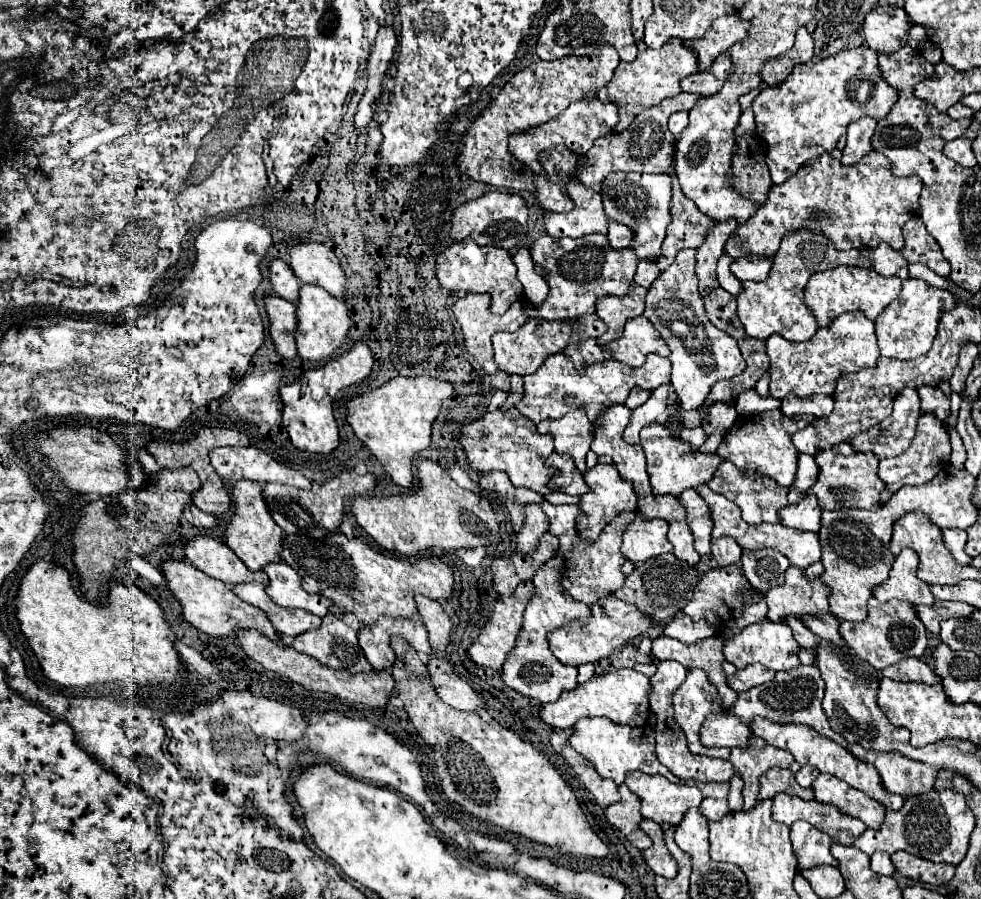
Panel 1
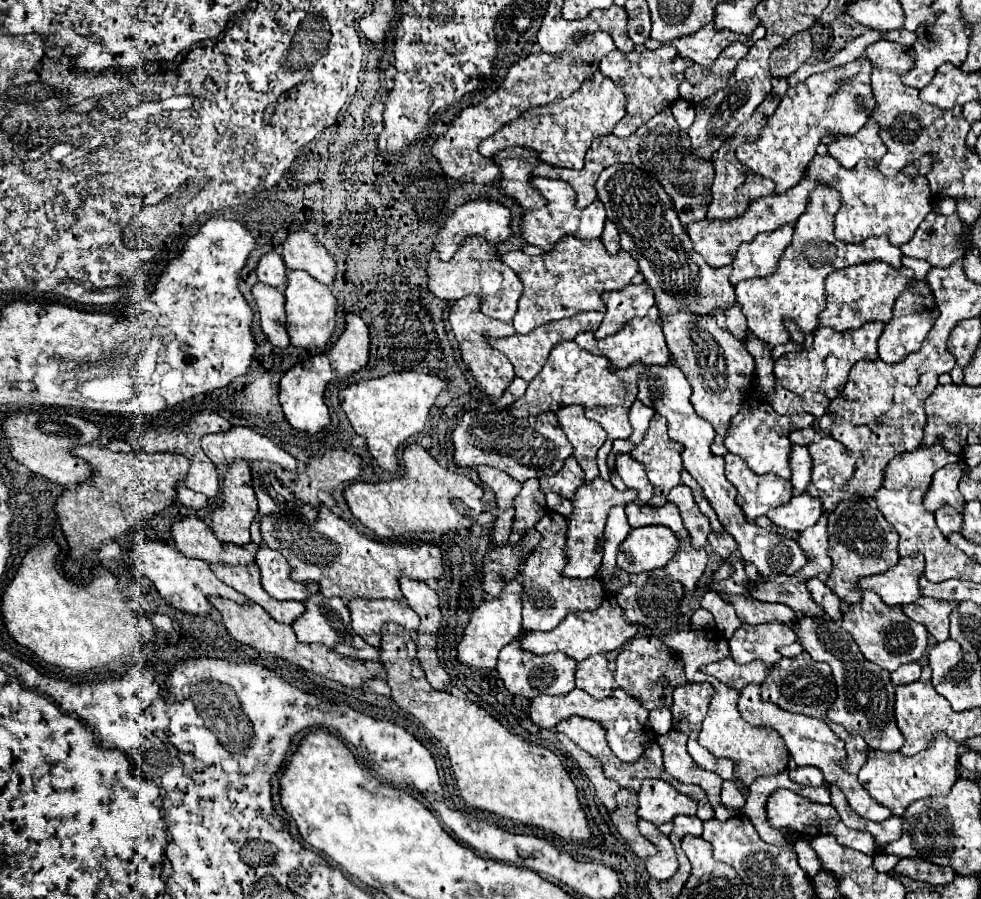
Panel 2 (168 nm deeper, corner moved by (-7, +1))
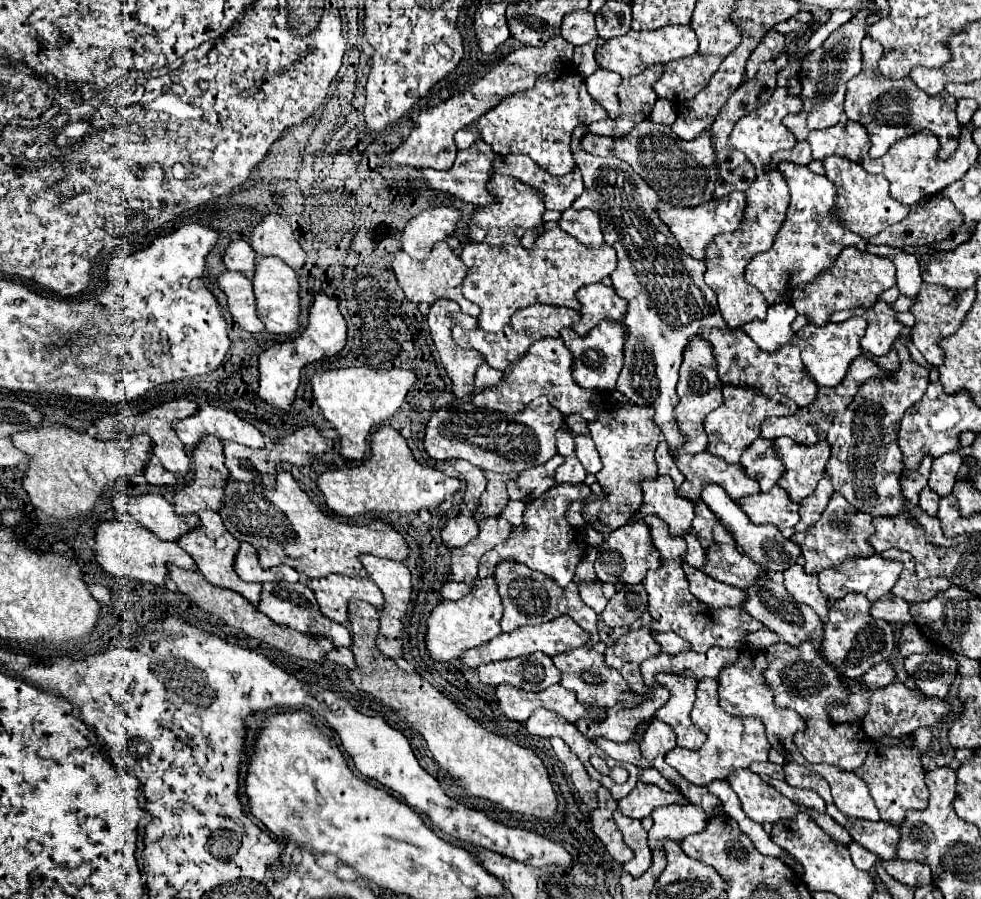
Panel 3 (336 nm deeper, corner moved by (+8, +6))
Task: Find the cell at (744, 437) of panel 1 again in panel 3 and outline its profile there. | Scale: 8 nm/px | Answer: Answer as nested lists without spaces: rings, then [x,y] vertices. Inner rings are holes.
[[[723,385],[723,405],[705,417],[707,451],[723,457],[727,463],[739,463],[741,451],[745,451],[745,447],[759,437],[759,425],[767,415],[788,416],[796,410],[797,405],[780,394],[769,398],[747,385]]]

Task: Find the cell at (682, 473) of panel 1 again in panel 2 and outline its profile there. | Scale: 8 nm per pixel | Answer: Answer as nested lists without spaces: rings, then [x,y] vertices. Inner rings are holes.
[[[656,414],[650,420],[650,428],[642,444],[638,444],[630,454],[646,466],[646,474],[654,486],[650,504],[664,506],[668,492],[680,484],[680,474],[684,472],[682,444],[668,438],[664,416]]]

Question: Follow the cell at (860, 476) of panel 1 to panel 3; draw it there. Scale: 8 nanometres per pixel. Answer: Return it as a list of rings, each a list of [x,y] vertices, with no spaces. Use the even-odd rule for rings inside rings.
[[[779,437],[773,441],[773,449],[785,467],[777,485],[789,493],[793,503],[813,495],[829,459],[829,443],[819,441],[815,445],[799,445],[793,439]]]

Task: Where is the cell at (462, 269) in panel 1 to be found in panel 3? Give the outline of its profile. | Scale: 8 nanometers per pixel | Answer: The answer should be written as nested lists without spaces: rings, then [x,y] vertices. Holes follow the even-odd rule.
[[[445,241],[437,243],[425,261],[411,259],[409,255],[405,255],[405,251],[399,251],[399,253],[393,257],[391,269],[393,269],[395,277],[397,277],[397,285],[405,291],[407,301],[433,305],[437,299],[449,297],[449,299],[453,299],[453,301],[459,303],[459,307],[461,307],[461,311],[463,311],[465,315],[471,315],[471,317],[477,317],[477,315],[479,315],[479,307],[473,305],[473,303],[469,303],[469,301],[465,301],[463,295],[461,295],[461,283],[463,283],[463,277],[465,277],[465,265],[463,265],[461,259],[449,249],[449,245],[447,245]]]

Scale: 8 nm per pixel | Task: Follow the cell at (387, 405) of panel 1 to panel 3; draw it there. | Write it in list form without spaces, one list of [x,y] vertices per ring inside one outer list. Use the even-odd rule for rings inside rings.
[[[345,367],[321,371],[311,377],[313,399],[319,405],[323,417],[333,423],[341,439],[339,453],[347,459],[363,459],[367,449],[369,431],[375,431],[387,421],[405,401],[409,387],[417,381],[413,371],[405,369],[369,369],[369,367]]]

